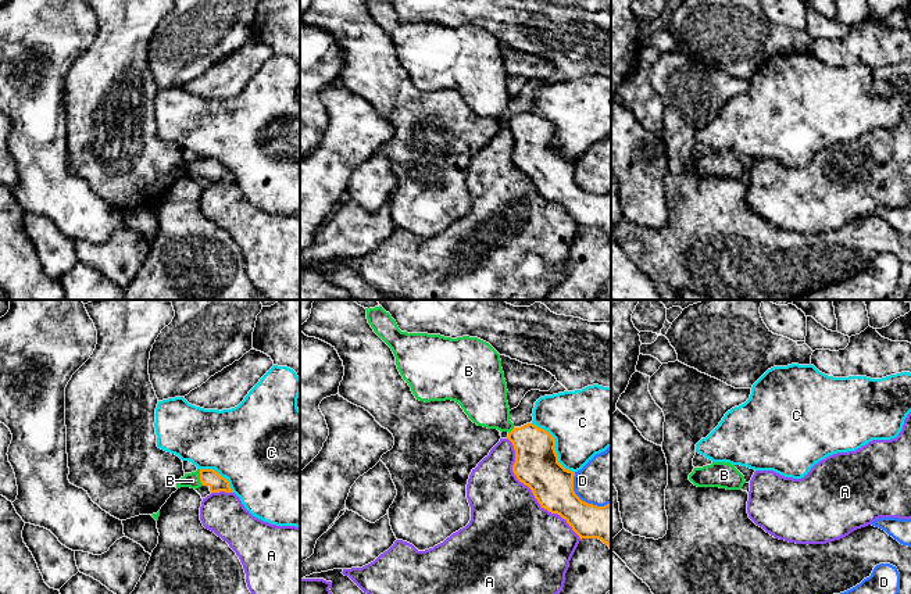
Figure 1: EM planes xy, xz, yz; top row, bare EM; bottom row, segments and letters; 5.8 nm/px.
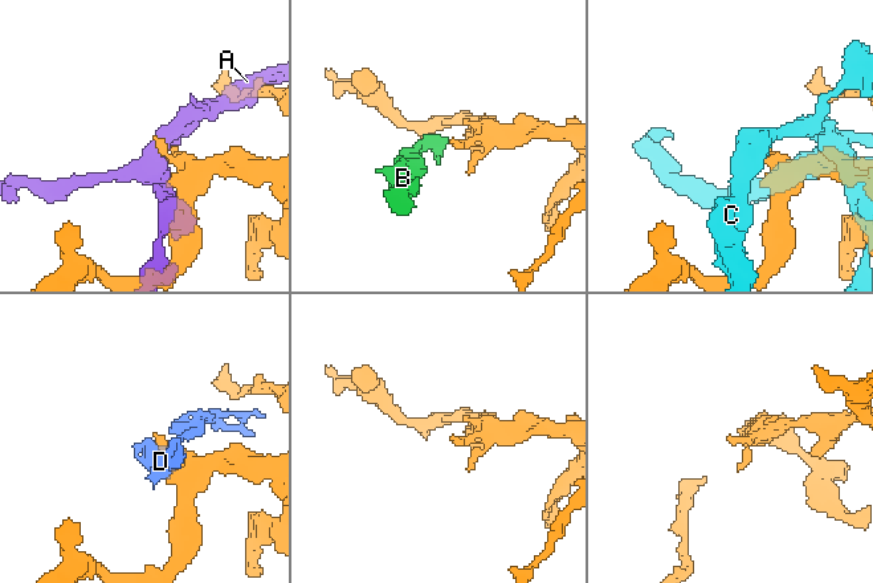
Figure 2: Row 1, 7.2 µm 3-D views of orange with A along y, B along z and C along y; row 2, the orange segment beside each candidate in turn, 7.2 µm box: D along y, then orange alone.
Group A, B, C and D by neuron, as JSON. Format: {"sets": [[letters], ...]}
{"sets": [["A"], ["B"], ["C"], ["D"]]}

